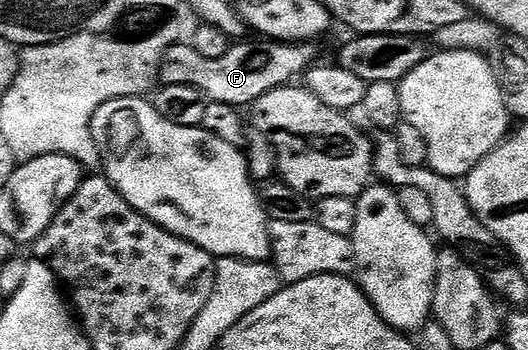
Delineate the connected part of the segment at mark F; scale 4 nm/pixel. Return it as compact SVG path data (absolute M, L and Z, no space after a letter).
M274 40L236 41L217 60L205 60L189 44L176 44L165 52L159 61L158 81L164 86L192 86L203 94L208 102L220 102L236 108L247 108L265 92L273 92L279 86L296 81L316 61L315 46L311 44L288 44Z

